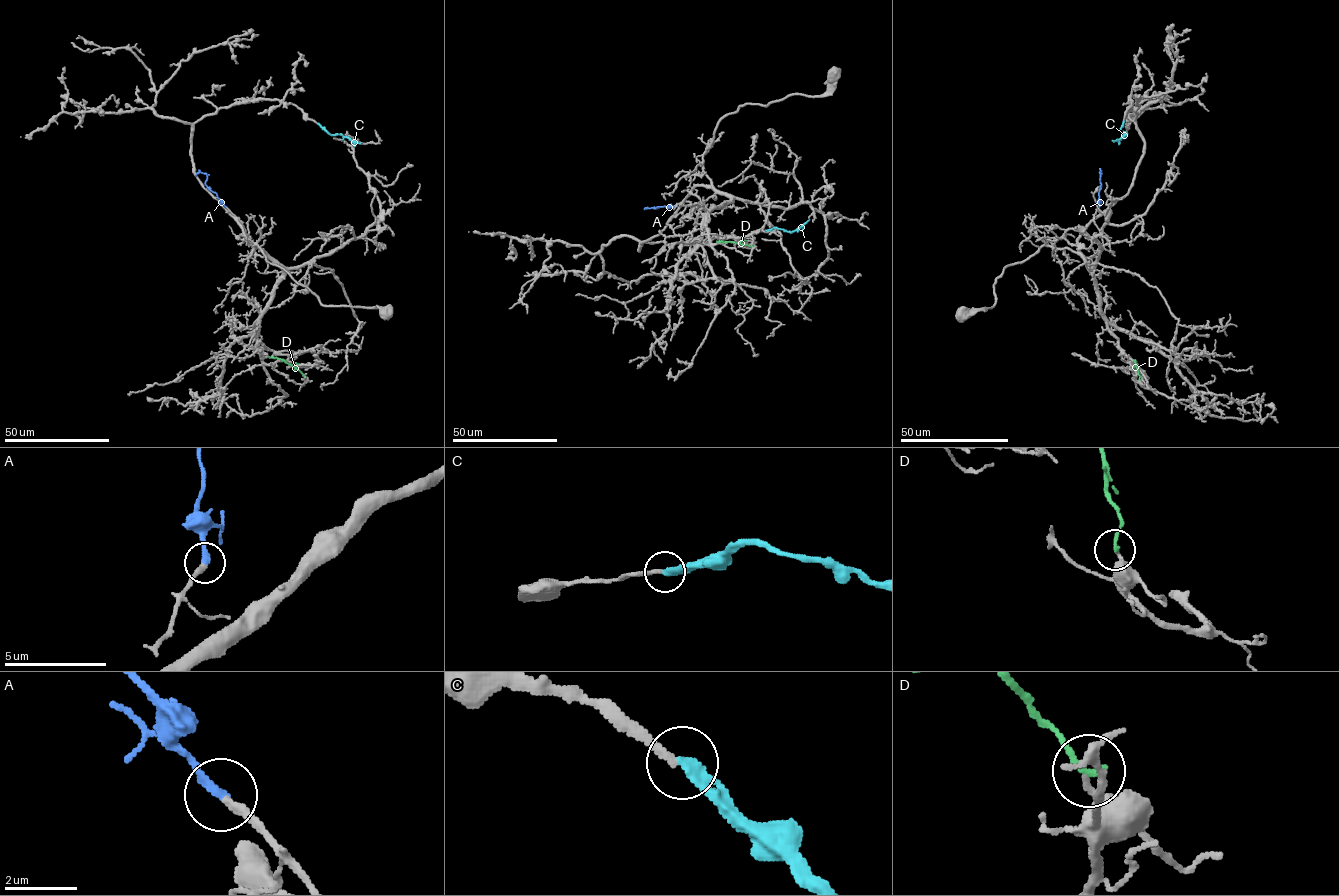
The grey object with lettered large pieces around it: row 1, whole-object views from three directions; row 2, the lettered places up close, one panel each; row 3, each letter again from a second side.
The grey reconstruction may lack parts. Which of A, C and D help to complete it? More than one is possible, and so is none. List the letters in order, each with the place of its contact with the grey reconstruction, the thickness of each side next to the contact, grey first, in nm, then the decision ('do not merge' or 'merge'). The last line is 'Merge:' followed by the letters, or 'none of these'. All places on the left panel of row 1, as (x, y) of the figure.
A: contact (225, 206); calibres 260 and 320 nm; merge
C: contact (318, 123); calibres 200 and 300 nm; do not merge
D: contact (304, 376); calibres 200 and 200 nm; do not merge
Merge: A

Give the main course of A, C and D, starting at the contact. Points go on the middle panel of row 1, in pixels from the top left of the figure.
A: (673, 206), (644, 209)
C: (766, 230), (777, 227), (791, 232), (809, 219)
D: (752, 245), (716, 241)

